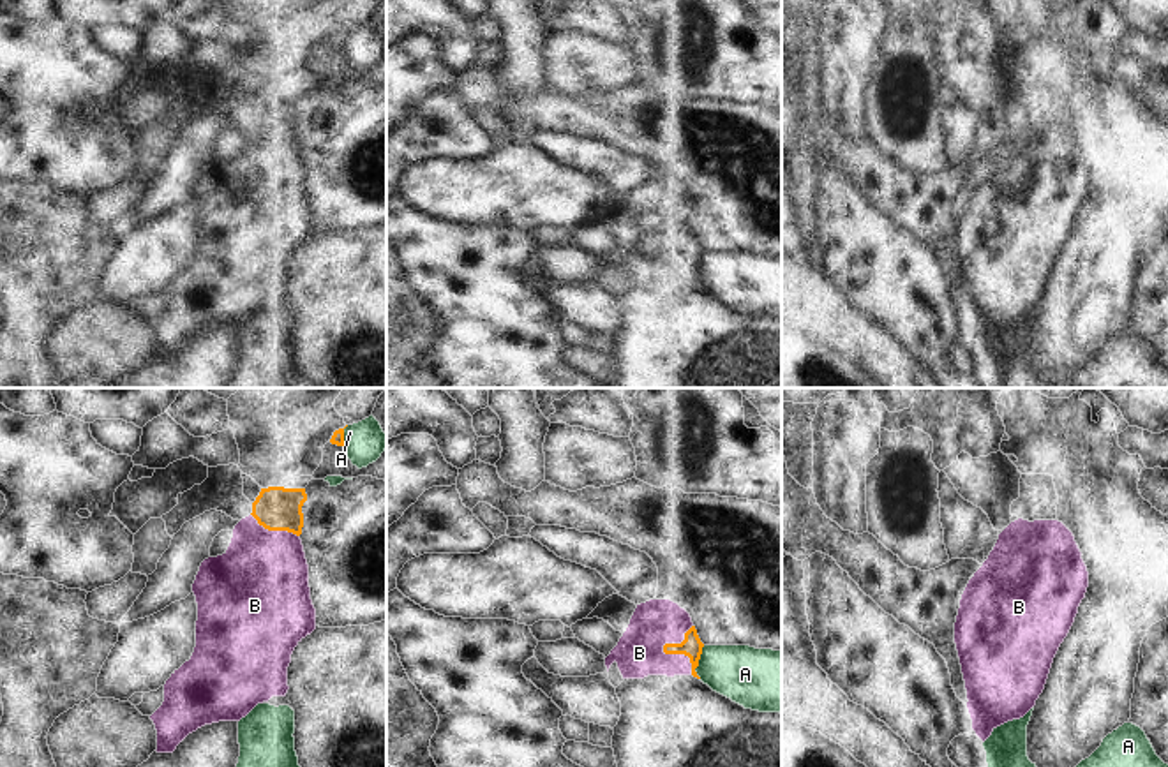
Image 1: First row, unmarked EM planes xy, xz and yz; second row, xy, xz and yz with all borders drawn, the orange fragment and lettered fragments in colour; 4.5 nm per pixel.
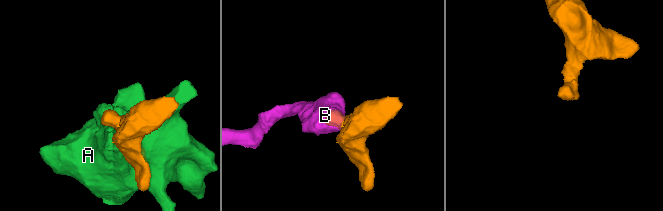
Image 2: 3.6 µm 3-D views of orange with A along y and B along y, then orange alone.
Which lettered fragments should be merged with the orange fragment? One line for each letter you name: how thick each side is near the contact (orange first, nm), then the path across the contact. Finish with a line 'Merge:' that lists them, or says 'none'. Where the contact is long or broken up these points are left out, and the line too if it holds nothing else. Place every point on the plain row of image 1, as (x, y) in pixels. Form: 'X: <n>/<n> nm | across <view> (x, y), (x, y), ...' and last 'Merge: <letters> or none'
B: 90/220 nm | across xz (692, 251), (666, 258), (639, 258)
Merge: B

